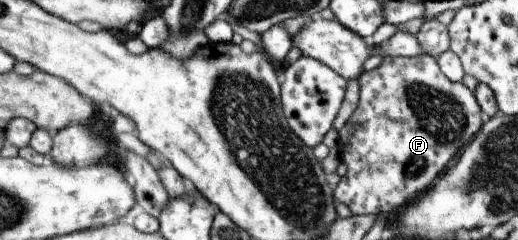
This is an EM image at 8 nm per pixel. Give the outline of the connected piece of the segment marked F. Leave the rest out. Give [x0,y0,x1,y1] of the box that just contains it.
[333,54,482,216]

